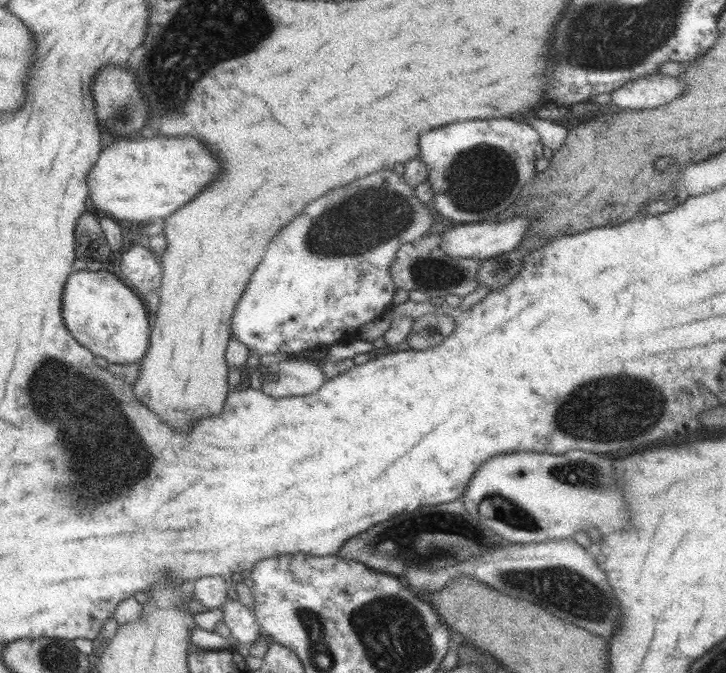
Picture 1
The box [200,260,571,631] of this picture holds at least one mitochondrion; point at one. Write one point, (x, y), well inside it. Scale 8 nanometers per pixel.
(517, 517)

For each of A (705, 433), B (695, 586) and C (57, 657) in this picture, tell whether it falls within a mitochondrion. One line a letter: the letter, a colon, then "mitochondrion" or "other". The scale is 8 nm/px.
A: other
B: other
C: mitochondrion

